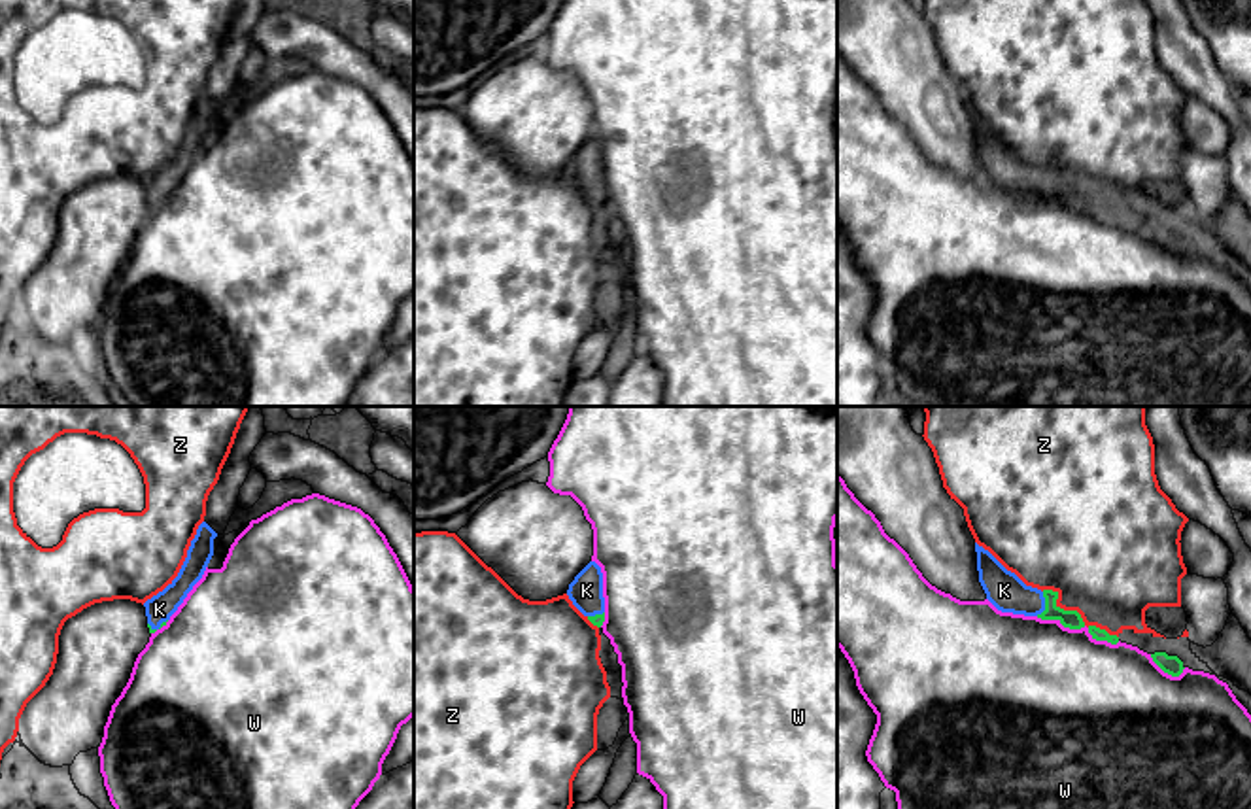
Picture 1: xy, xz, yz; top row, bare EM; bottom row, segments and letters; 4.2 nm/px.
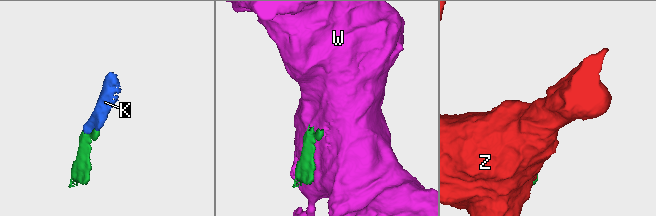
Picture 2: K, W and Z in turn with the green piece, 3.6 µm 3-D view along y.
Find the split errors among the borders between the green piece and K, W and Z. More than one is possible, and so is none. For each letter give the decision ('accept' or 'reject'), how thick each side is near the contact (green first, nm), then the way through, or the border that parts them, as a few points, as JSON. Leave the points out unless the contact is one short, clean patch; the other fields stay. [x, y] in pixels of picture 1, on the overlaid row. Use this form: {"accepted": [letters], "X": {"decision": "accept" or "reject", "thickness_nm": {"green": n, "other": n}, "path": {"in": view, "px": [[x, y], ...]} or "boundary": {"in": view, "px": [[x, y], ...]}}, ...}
{"accepted": ["K"], "K": {"decision": "accept", "thickness_nm": {"green": 80, "other": 160}, "path": {"in": "yz", "px": [[1068, 619], [1045, 605], [1019, 600], [1004, 590]]}}, "W": {"decision": "reject", "thickness_nm": {"green": 80, "other": 480}}, "Z": {"decision": "reject", "thickness_nm": {"green": 80, "other": 500}}}

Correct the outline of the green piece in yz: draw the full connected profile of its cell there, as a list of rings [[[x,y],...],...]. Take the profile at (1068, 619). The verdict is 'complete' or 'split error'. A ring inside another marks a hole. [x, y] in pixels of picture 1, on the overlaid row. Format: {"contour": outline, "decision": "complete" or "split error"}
{"contour": [[[975,542],[979,582],[986,599],[1002,612],[1058,620],[1064,628],[1081,629],[1085,622],[1077,611],[1056,605],[1058,592],[1026,586],[1007,571],[988,550]]], "decision": "split error"}

